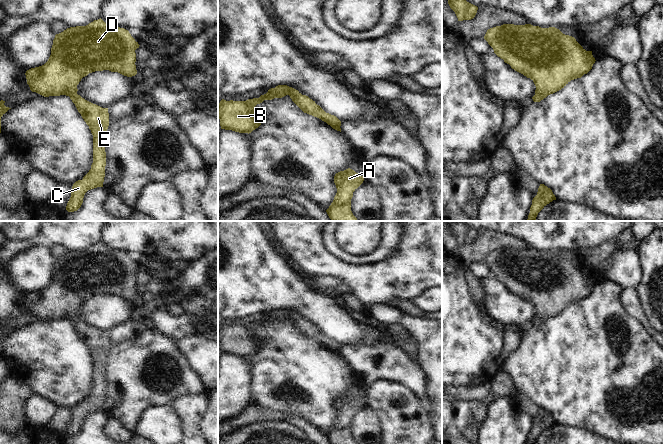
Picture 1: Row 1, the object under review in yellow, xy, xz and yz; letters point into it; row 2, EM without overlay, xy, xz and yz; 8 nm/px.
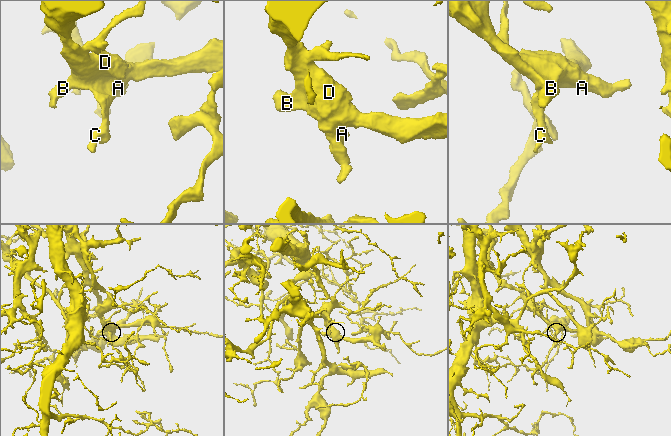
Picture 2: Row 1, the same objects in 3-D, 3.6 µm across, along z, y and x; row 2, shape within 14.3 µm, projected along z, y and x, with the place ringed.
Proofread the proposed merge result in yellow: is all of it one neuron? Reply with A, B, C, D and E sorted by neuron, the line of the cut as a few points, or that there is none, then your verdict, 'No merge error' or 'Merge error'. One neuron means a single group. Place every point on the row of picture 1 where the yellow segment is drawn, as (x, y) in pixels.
Groups: A B C D E. No split. No merge error.

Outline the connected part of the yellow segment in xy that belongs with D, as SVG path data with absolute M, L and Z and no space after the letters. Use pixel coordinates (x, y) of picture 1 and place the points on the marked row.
M100 18L86 26L70 27L56 34L48 61L25 73L27 84L32 92L44 97L69 96L93 135L93 163L83 179L73 184L71 197L66 206L68 212L77 211L81 207L88 190L103 187L106 166L105 142L109 126L108 108L102 108L82 98L77 94L77 85L83 77L95 71L109 70L127 77L135 76L137 74L135 50L139 46L128 30L108 25Z

